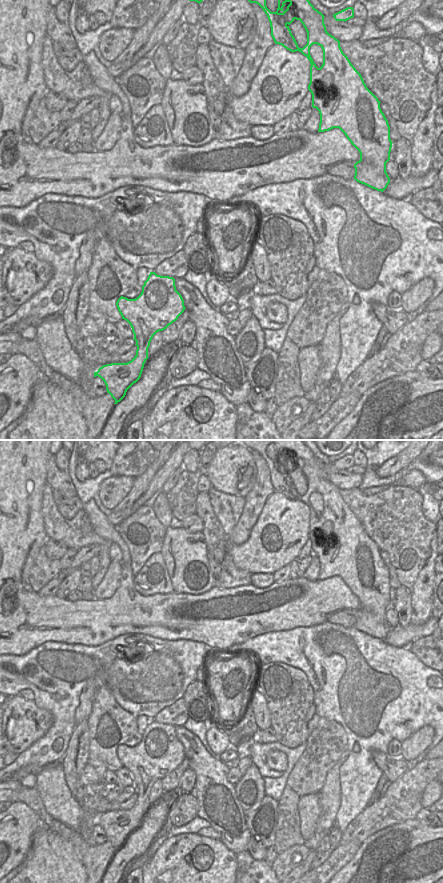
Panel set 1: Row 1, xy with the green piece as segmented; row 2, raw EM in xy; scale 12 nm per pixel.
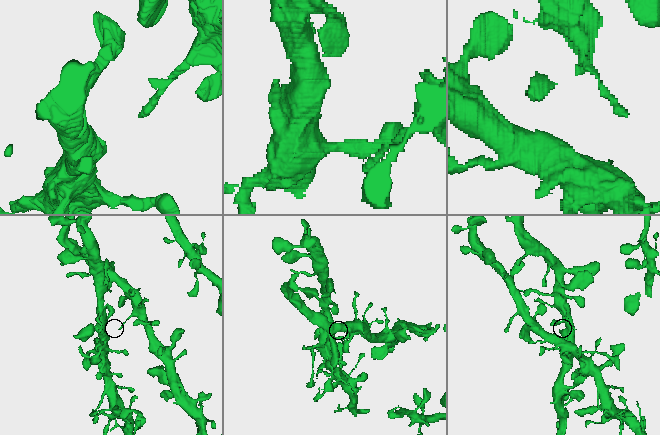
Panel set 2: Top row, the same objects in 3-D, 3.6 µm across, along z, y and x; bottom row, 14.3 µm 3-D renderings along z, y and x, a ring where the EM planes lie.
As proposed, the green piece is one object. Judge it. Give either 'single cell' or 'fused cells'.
single cell

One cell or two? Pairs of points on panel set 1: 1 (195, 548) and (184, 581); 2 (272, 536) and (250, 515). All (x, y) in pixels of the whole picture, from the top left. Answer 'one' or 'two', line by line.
1: one
2: two

